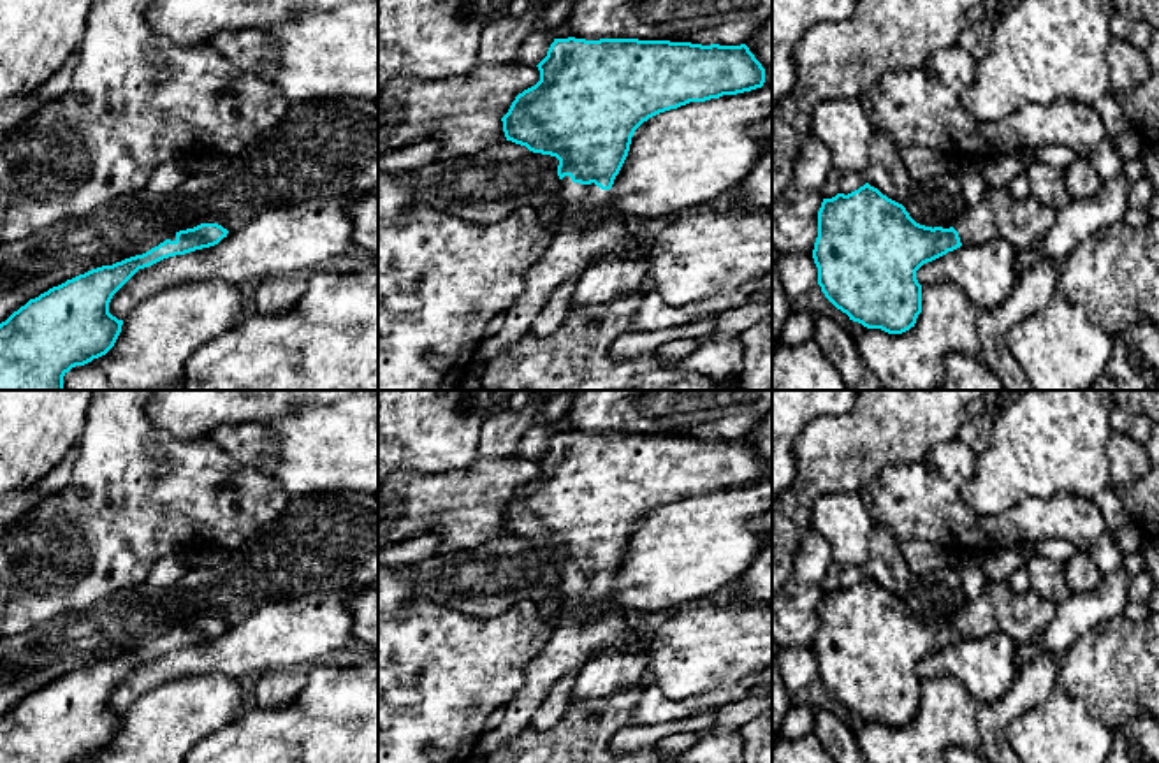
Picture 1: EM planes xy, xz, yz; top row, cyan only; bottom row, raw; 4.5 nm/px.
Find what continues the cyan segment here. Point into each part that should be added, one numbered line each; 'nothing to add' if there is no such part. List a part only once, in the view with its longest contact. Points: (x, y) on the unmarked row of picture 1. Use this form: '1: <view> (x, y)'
1: xz (572, 644)

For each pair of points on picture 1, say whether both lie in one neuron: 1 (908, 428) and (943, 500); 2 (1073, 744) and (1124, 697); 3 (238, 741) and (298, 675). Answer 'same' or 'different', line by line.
1: different
2: different
3: different

